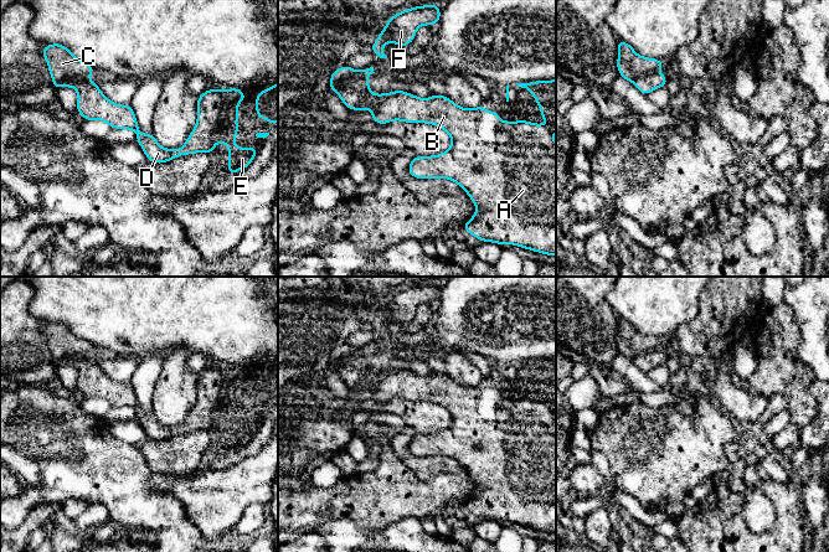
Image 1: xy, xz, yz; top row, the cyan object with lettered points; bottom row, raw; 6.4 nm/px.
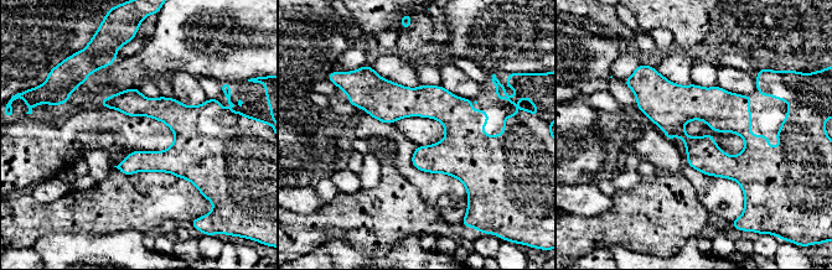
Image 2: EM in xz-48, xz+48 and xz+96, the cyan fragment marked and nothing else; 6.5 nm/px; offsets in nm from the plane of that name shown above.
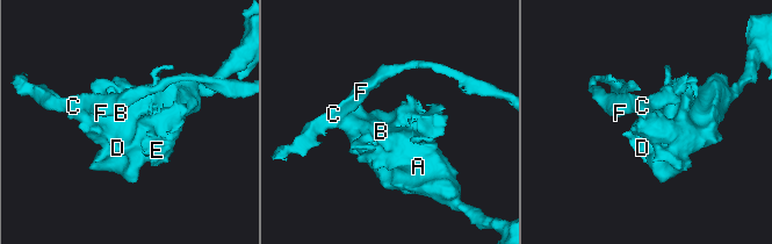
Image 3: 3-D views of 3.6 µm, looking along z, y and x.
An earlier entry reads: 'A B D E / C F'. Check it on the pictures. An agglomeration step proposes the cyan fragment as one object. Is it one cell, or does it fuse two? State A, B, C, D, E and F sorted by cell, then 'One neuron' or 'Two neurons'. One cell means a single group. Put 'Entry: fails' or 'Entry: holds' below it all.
Groups: A B D E / C F. Two neurons
Entry: holds

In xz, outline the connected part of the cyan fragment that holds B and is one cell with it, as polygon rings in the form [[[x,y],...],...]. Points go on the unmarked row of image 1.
[[[367,355],[340,358],[336,371],[351,390],[370,387],[372,398],[379,402],[401,398],[443,406],[452,417],[450,425],[439,433],[416,433],[408,452],[417,456],[441,455],[457,460],[477,485],[463,507],[482,520],[509,521],[556,533],[556,357],[516,362],[531,368],[549,404],[526,398],[501,401],[496,388],[490,391],[480,383],[474,387],[462,386],[447,373],[433,372],[423,377],[398,367],[374,372]]]

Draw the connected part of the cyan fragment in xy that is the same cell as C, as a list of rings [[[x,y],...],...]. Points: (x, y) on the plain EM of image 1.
[[[47,323],[41,331],[47,337],[52,358],[57,361],[68,356],[86,356],[96,349],[91,342],[77,337],[63,323]]]

